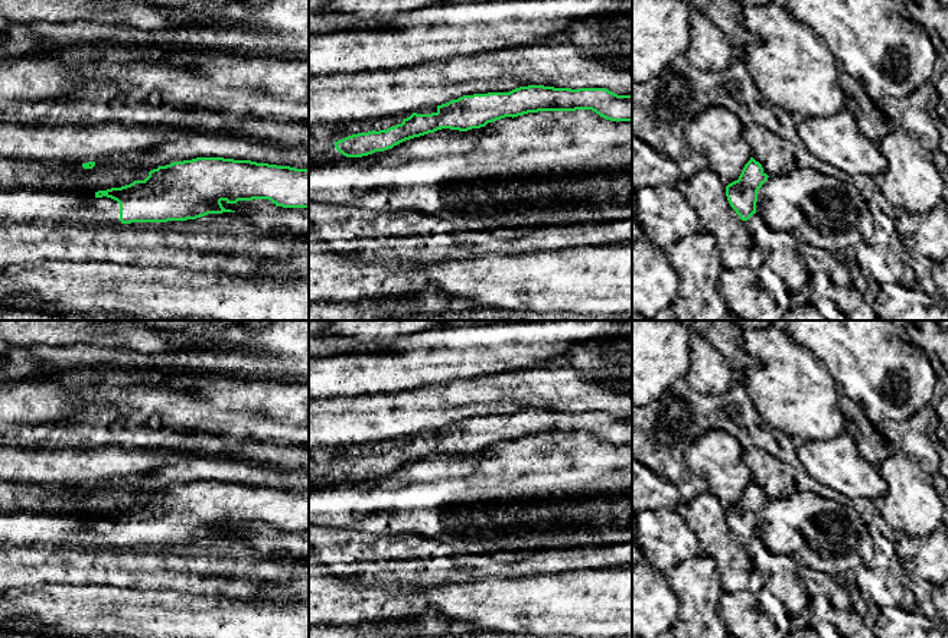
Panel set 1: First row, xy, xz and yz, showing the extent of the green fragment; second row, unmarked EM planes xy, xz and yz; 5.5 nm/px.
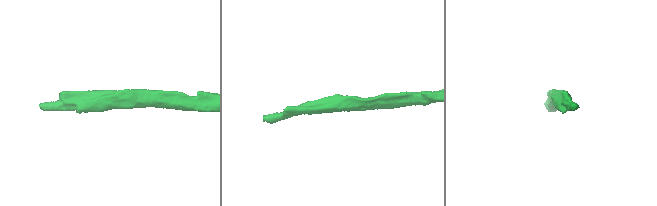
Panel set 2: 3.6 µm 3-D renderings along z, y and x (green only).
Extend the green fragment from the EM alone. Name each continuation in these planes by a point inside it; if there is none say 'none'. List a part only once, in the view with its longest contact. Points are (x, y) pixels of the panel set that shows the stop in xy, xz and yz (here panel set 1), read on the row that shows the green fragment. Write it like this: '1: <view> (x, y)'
1: xz (322, 136)

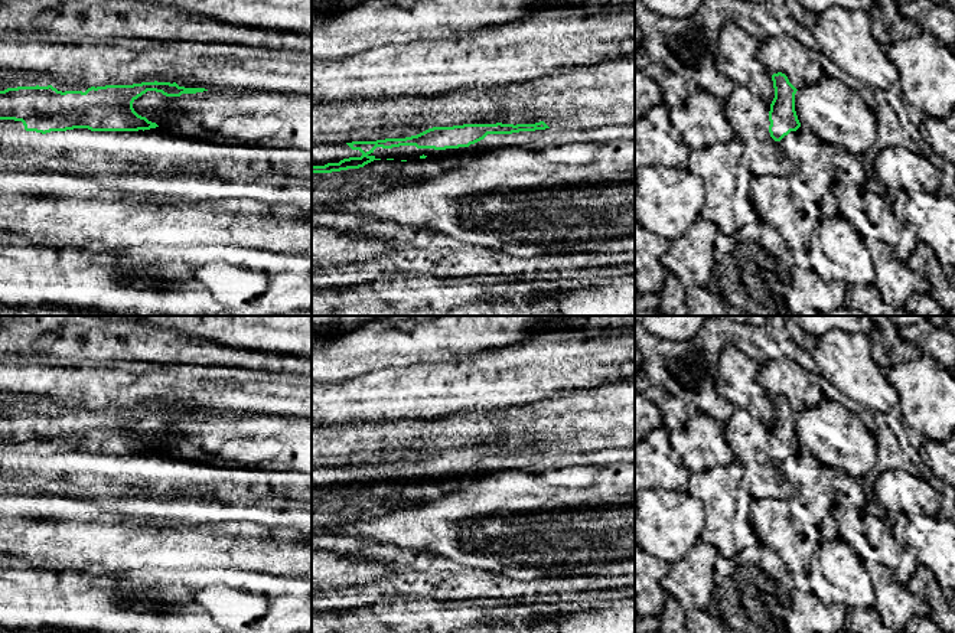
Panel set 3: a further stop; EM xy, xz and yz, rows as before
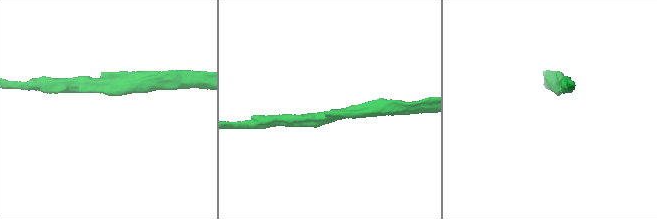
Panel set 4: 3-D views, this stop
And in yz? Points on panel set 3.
none

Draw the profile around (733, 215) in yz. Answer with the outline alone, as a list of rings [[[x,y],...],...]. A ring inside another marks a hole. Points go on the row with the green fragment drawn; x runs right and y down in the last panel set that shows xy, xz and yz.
[[[737,138],[691,150],[688,170],[698,174],[705,187],[705,205],[700,216],[713,222],[720,234],[734,235],[759,219],[752,208],[753,174],[740,164],[743,146]]]

